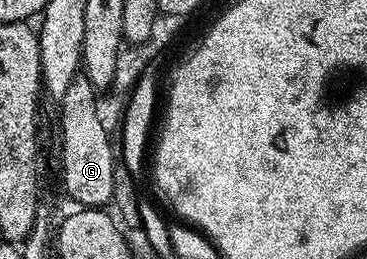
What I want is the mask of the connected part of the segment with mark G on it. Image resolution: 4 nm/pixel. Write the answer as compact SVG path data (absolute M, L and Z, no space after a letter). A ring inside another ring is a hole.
M77 77L70 81L70 85L66 88L66 97L62 97L62 101L58 104L60 111L60 167L64 170L64 191L70 198L84 209L100 209L105 205L111 204L112 194L114 193L114 169L118 164L117 157L111 151L111 141L109 139L109 128L104 128L104 119L100 116L100 107L96 104L97 88L90 85L90 81L83 77Z

